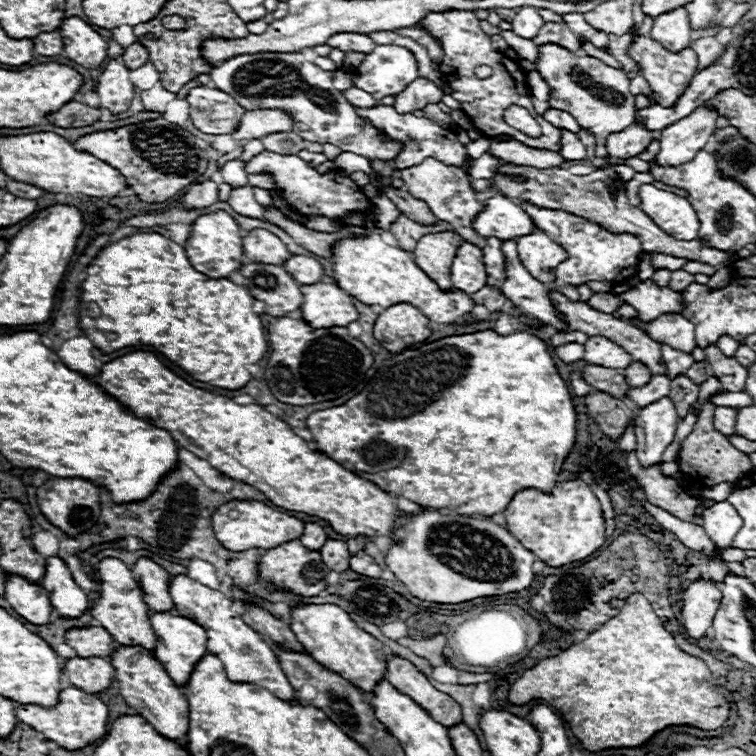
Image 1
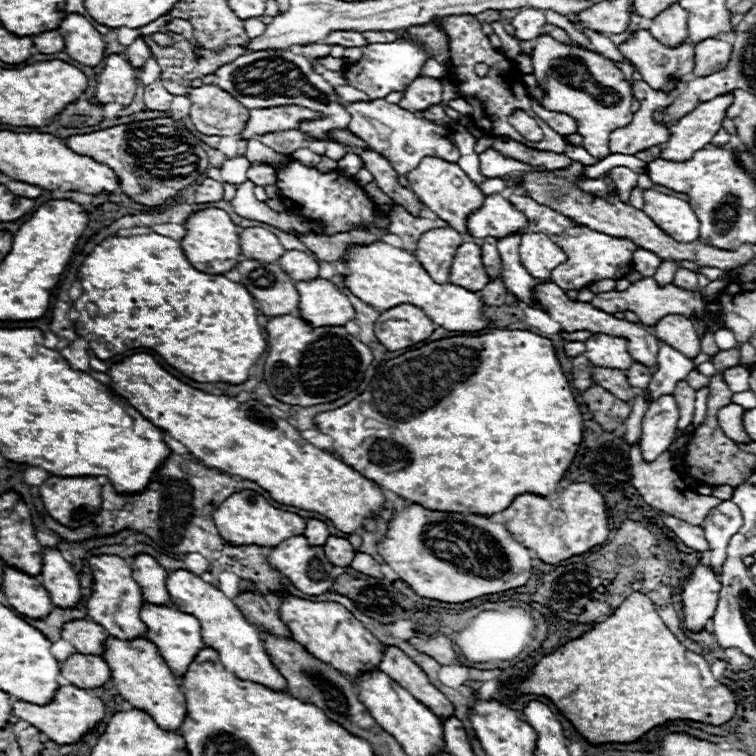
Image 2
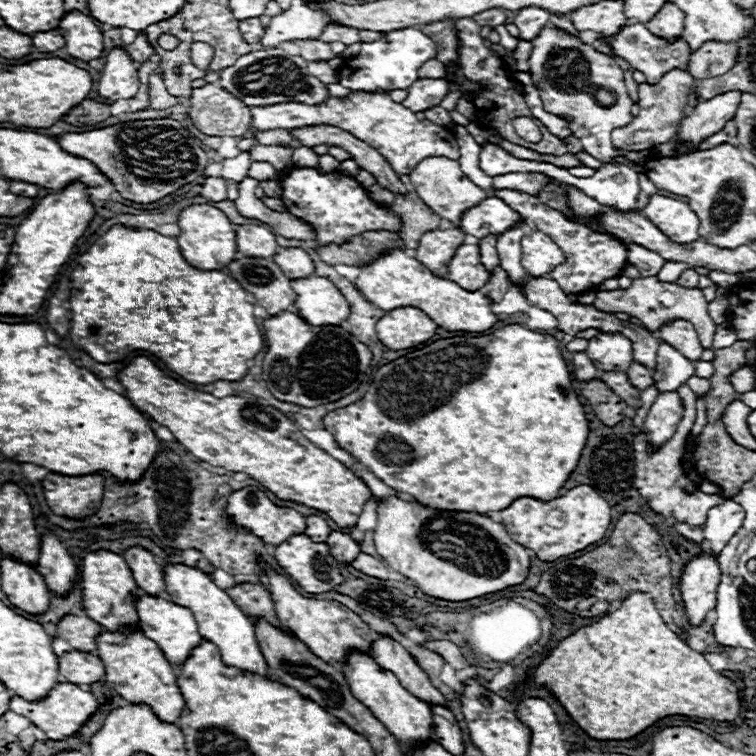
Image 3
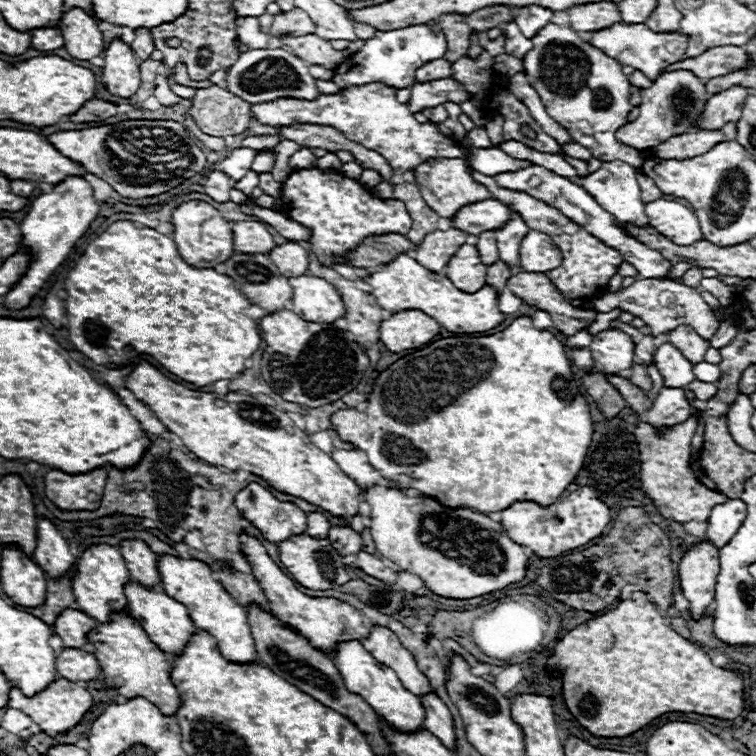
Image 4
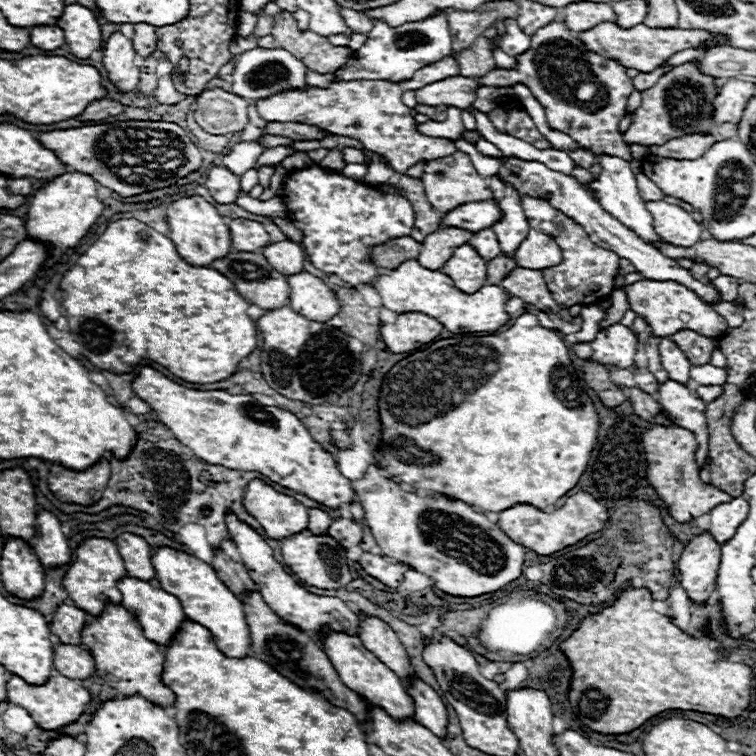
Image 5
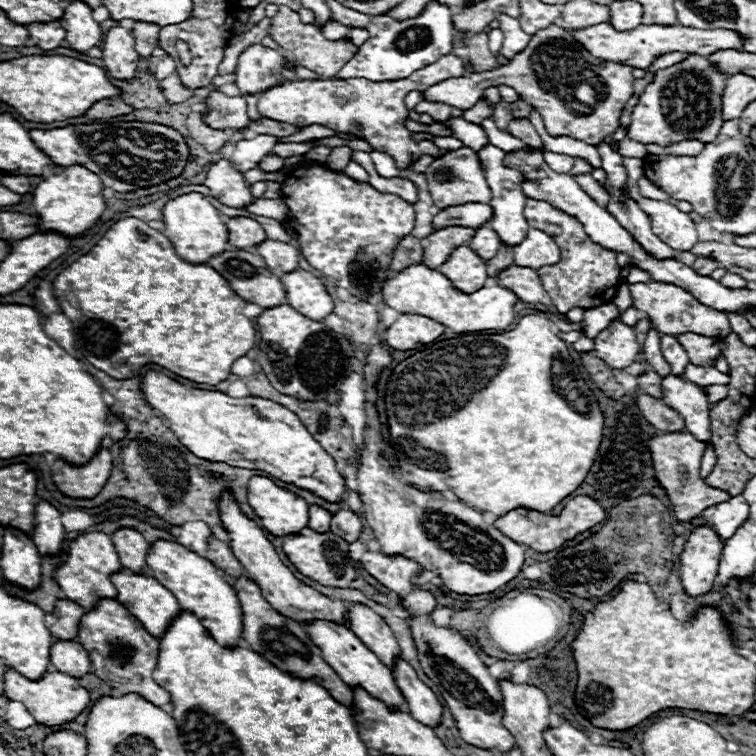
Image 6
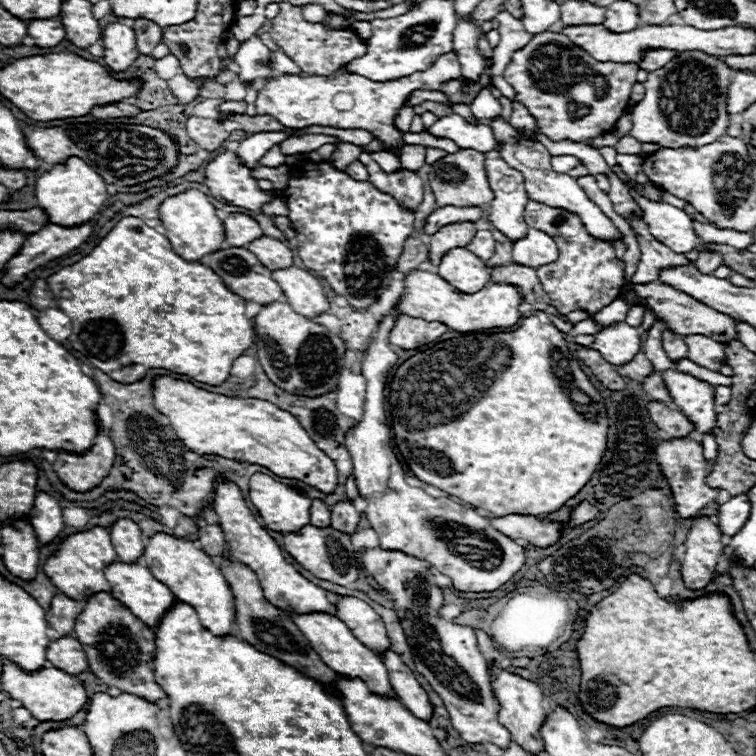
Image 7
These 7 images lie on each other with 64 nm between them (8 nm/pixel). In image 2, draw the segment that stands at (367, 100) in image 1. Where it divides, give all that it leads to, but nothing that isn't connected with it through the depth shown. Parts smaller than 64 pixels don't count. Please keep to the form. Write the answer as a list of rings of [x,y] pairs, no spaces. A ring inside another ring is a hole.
[[[348,85],[336,87],[335,92],[339,97],[343,98],[346,103],[352,103],[360,100],[370,100],[370,97],[366,93]]]

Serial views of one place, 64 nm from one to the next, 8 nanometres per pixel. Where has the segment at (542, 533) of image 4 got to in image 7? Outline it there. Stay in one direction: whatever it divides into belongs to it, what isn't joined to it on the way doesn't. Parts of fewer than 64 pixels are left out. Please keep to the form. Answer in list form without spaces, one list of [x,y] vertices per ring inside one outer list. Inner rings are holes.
[[[582,502],[576,508],[572,508],[572,520],[570,520],[570,524],[584,524],[588,520],[594,520],[598,514],[600,512],[594,506],[590,506],[588,502]],[[520,514],[492,518],[490,524],[498,528],[498,532],[512,536],[512,540],[524,538],[528,544],[534,544],[540,548],[554,544],[562,532],[558,524],[546,524],[536,520],[534,516],[520,516]]]

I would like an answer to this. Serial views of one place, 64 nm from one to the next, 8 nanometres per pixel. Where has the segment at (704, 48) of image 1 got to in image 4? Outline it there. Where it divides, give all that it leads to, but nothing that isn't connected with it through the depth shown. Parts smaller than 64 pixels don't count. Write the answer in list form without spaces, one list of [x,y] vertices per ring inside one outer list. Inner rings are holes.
[[[716,46],[706,50],[702,56],[694,58],[694,60],[684,60],[678,62],[676,68],[686,68],[692,70],[696,76],[702,76],[704,80],[710,78],[718,78],[736,70],[746,68],[748,54],[744,48],[738,46]]]

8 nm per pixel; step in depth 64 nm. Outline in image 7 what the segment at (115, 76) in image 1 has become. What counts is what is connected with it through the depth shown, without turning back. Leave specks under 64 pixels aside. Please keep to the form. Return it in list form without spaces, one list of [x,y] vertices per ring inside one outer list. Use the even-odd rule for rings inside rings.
[[[110,22],[102,30],[102,46],[104,46],[104,60],[108,68],[114,72],[126,70],[138,56],[136,48],[136,34],[130,26]]]

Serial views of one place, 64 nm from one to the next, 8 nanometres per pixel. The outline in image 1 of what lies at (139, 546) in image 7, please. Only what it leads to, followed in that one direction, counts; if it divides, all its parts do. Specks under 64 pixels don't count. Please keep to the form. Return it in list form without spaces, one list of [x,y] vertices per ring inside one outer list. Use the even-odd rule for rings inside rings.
[[[142,556],[130,566],[130,570],[134,580],[138,580],[138,584],[142,586],[144,600],[150,608],[154,608],[156,612],[170,612],[174,608],[170,592],[168,592],[170,574],[162,566]]]

